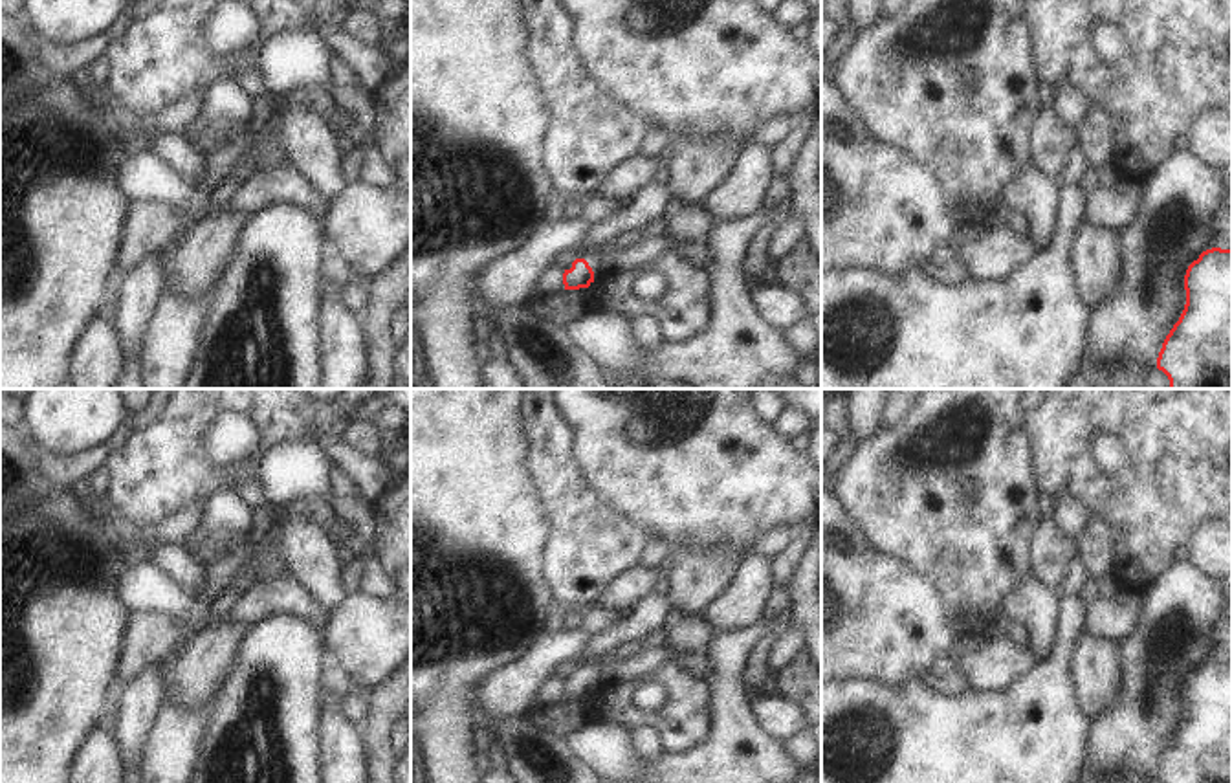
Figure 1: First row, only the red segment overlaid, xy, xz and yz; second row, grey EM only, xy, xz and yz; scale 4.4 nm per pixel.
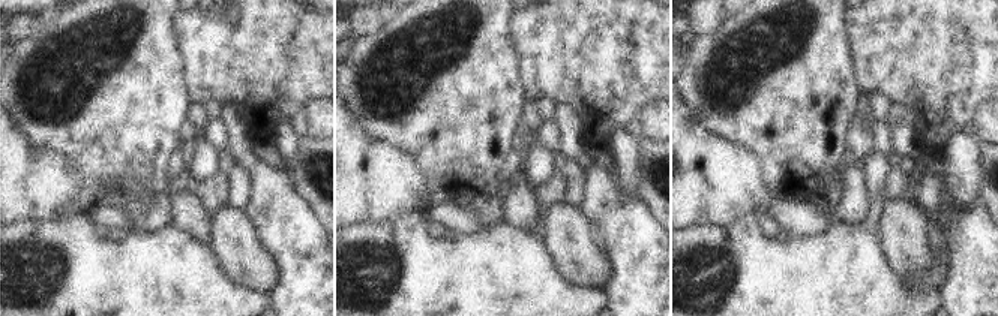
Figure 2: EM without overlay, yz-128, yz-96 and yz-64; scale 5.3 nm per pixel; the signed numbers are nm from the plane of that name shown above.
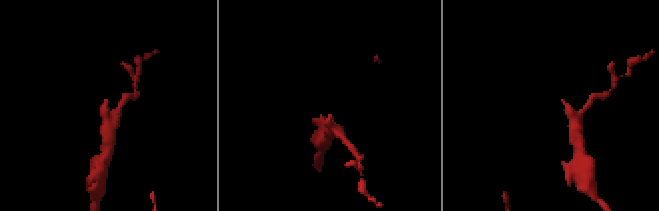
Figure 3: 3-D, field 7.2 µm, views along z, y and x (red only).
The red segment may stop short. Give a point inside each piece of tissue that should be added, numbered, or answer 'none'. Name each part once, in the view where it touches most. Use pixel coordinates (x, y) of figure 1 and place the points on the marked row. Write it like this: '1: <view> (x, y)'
1: xz (593, 255).

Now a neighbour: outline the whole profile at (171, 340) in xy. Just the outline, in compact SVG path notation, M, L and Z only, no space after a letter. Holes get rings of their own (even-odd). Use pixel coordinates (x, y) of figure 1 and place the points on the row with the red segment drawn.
M213 290L196 299L161 292L141 345L145 389L183 389L211 303Z

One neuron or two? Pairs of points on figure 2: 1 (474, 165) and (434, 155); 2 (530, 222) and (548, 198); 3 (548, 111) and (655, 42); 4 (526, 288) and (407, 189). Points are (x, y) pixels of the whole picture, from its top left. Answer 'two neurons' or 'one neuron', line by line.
1: one neuron
2: two neurons
3: two neurons
4: two neurons

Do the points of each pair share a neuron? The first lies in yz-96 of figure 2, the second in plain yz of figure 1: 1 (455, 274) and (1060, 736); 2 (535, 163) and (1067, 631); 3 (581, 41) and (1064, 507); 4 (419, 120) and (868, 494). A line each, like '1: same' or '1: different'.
1: same
2: same
3: different
4: same

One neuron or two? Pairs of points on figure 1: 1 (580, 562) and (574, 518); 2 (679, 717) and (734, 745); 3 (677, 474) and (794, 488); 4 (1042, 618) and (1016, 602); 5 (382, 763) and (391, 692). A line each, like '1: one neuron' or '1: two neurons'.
1: one neuron
2: two neurons
3: one neuron
4: one neuron
5: one neuron

